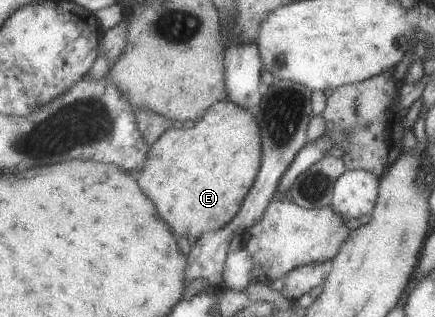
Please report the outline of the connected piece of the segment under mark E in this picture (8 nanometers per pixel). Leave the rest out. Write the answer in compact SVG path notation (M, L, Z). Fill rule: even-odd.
M227 99L217 102L192 128L167 129L154 143L147 166L143 174L139 174L139 182L145 186L145 192L153 202L157 202L157 208L169 226L173 226L179 236L188 235L190 239L197 240L209 232L225 228L237 218L261 168L261 154L261 128L255 120L255 112Z

